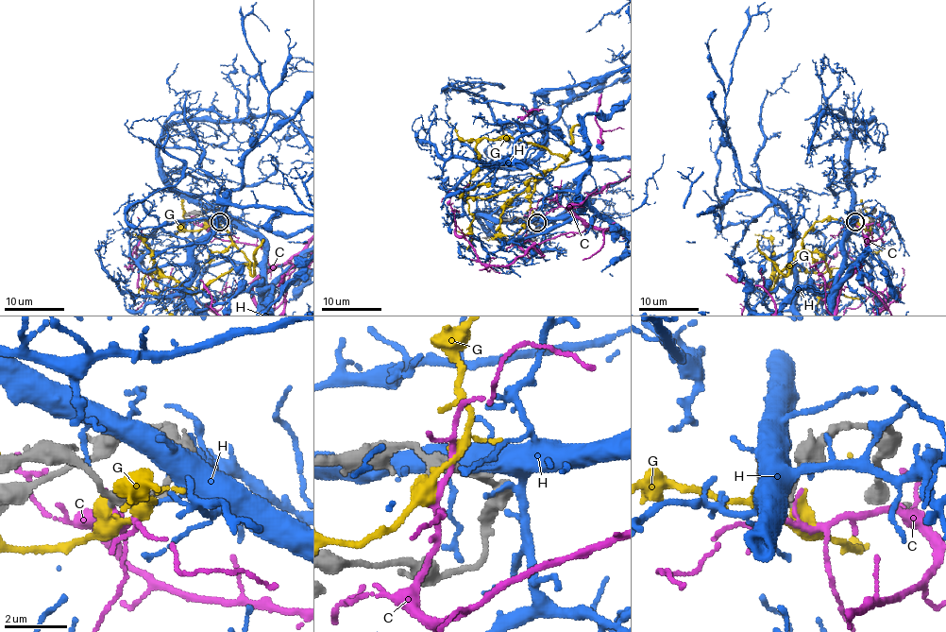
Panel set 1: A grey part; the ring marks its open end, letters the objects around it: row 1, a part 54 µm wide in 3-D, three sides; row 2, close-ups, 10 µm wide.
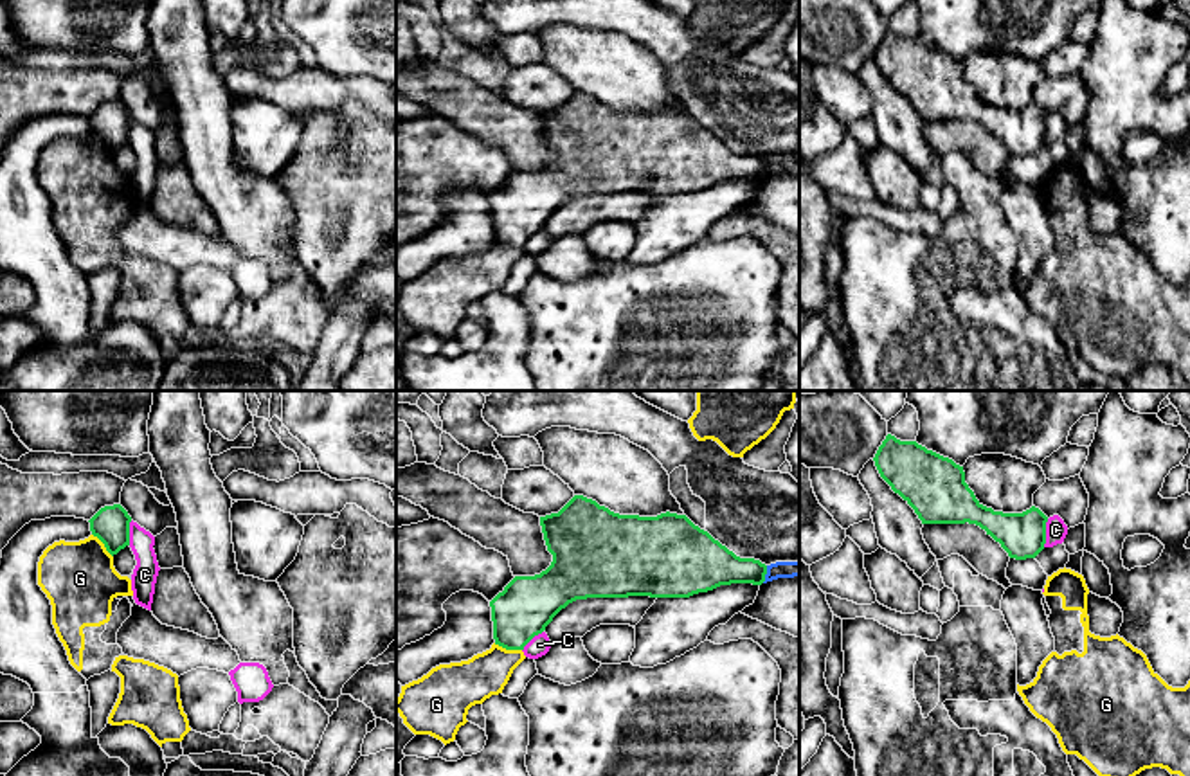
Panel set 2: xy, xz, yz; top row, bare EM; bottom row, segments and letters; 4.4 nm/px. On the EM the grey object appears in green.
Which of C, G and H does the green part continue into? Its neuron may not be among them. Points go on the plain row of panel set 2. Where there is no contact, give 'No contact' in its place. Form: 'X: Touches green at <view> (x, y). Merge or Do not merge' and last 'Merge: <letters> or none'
C: Touches green at yz (1045, 130). Do not merge
G: Touches green at xz (508, 245). Do not merge
H: Touches green at xz (766, 170). Do not merge
Merge: none

